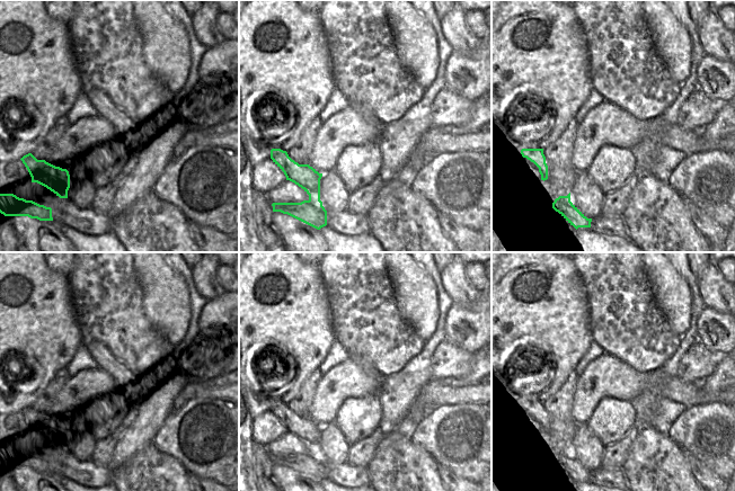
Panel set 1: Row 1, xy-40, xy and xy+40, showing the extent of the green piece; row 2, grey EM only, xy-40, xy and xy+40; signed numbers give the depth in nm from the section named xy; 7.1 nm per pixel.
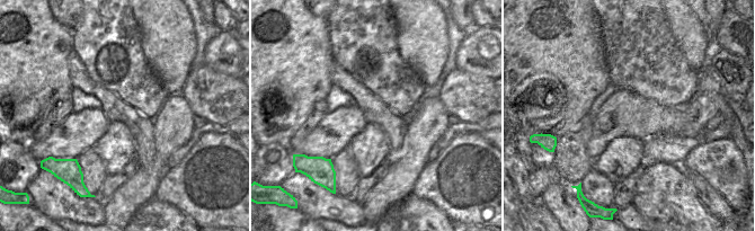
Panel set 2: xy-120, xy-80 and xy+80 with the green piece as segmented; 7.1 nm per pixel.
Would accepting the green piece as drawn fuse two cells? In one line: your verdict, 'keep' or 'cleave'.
cleave

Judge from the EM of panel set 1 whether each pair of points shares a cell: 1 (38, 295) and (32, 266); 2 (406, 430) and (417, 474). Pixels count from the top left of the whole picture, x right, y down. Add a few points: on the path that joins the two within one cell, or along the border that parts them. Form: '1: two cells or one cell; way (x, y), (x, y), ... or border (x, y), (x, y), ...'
1: one cell; way (36, 288), (32, 273)
2: two cells; border (398, 431), (409, 437)

